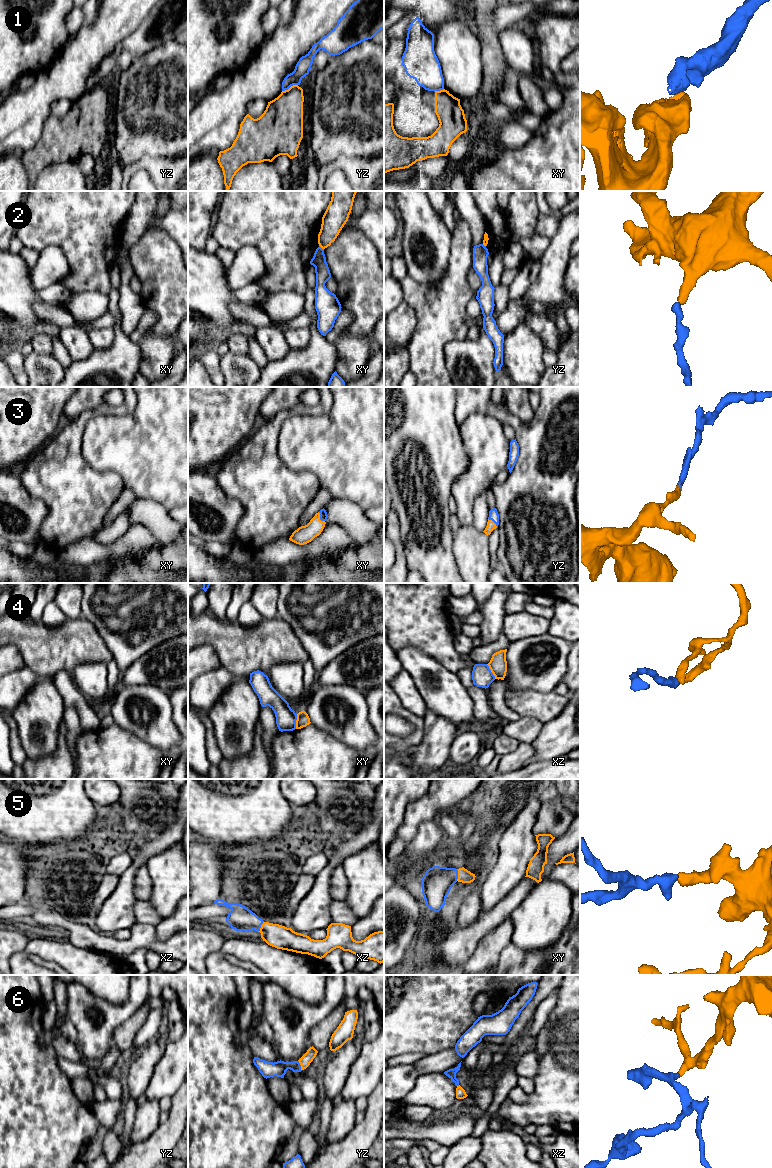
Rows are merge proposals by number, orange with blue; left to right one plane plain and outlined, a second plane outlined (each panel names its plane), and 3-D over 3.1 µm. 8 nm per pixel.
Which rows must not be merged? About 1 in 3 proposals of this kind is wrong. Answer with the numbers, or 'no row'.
1, 2, 4

